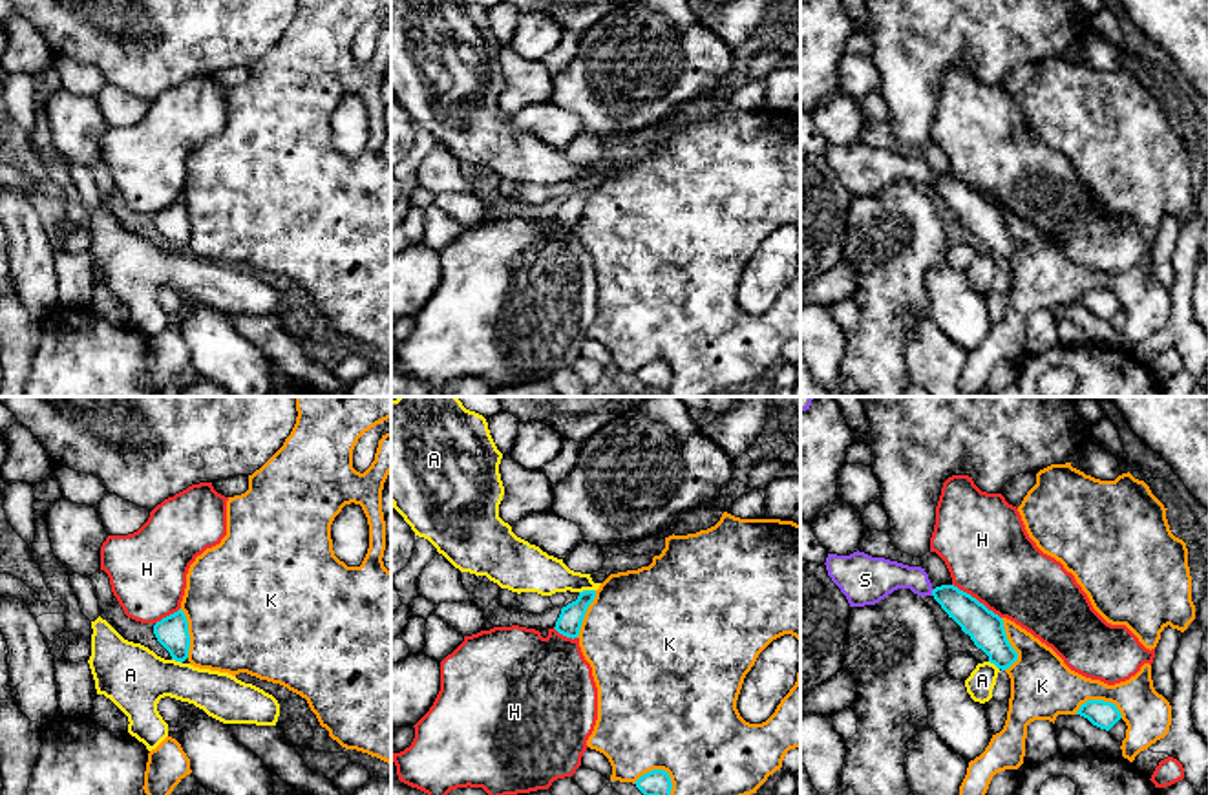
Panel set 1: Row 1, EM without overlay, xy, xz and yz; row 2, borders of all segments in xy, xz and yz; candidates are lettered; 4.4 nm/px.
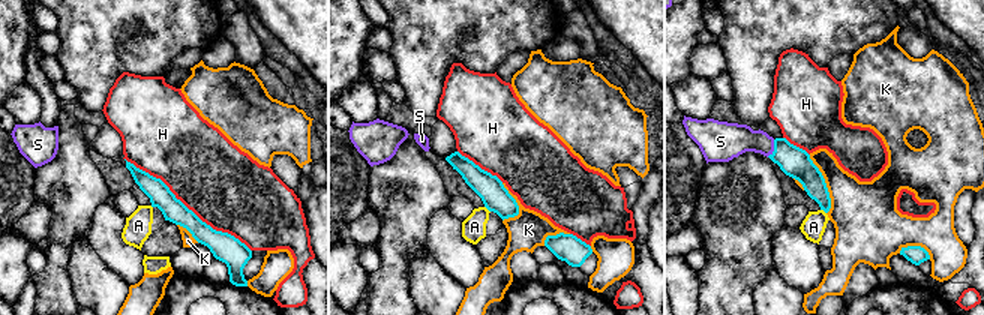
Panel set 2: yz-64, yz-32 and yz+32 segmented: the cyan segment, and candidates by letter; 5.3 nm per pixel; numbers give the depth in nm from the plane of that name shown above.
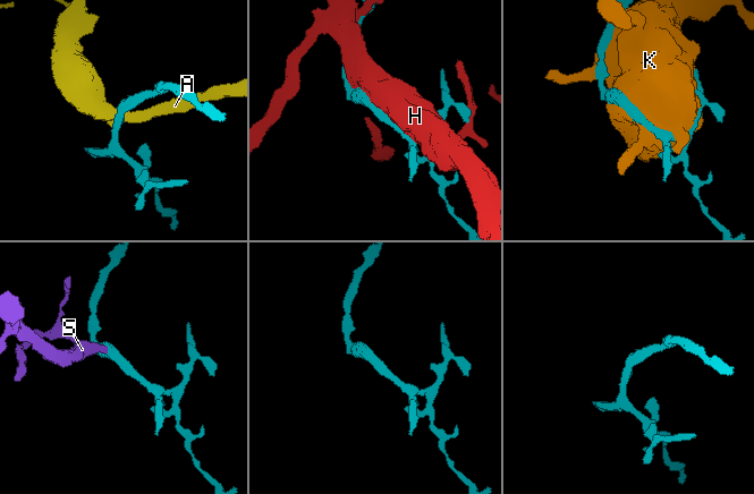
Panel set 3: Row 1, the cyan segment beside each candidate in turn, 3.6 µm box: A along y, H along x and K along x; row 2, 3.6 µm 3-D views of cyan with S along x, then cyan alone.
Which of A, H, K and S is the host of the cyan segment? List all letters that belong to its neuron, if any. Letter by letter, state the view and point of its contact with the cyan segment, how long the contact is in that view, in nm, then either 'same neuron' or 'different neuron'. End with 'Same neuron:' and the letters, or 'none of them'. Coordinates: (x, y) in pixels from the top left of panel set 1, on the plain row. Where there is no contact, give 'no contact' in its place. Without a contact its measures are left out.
A: meets cyan in xz at (587, 181); contact 70 nm long; different neuron
H: meets cyan in yz at (974, 189); contact 260 nm long; different neuron
K: meets cyan in yz at (1101, 291); contact 220 nm long; different neuron
S: meets cyan in yz at (932, 183); contact 40 nm long; same neuron
Same neuron: S

